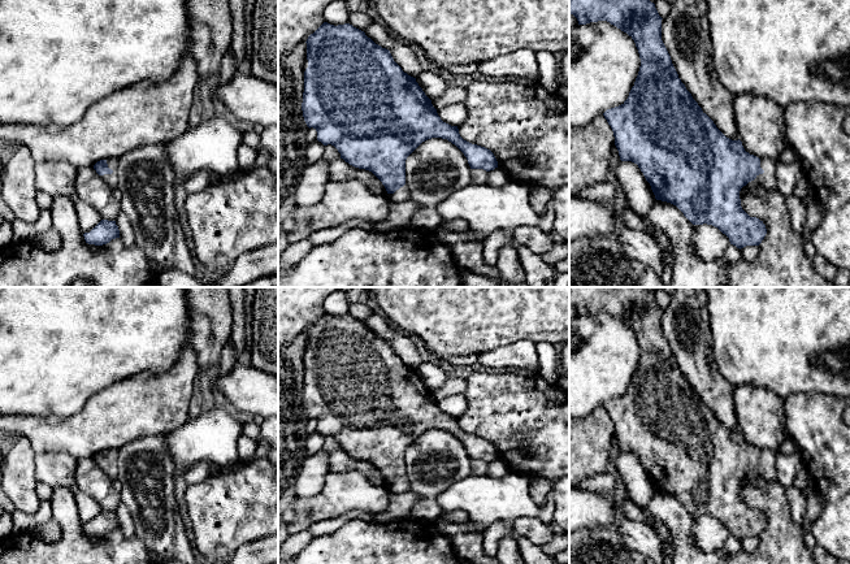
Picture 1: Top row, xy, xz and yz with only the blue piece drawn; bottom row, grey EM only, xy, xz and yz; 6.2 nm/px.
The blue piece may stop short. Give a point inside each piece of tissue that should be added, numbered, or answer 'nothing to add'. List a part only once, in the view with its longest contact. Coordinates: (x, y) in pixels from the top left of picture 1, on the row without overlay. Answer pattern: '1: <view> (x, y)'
1: yz (767, 471)

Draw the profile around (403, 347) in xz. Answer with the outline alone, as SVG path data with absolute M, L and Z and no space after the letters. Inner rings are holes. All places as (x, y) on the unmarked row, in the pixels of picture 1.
M373 311L364 324L376 335L389 340L394 352L404 364L413 369L417 369L422 364L416 346L408 339L407 335L396 333L381 313Z

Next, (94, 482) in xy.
M94 457L78 460L74 477L81 481L81 490L92 498L101 511L114 512L121 504L120 491Z

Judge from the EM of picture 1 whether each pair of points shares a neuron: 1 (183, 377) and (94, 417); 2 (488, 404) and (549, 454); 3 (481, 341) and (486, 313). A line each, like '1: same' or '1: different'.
1: same
2: same
3: same

